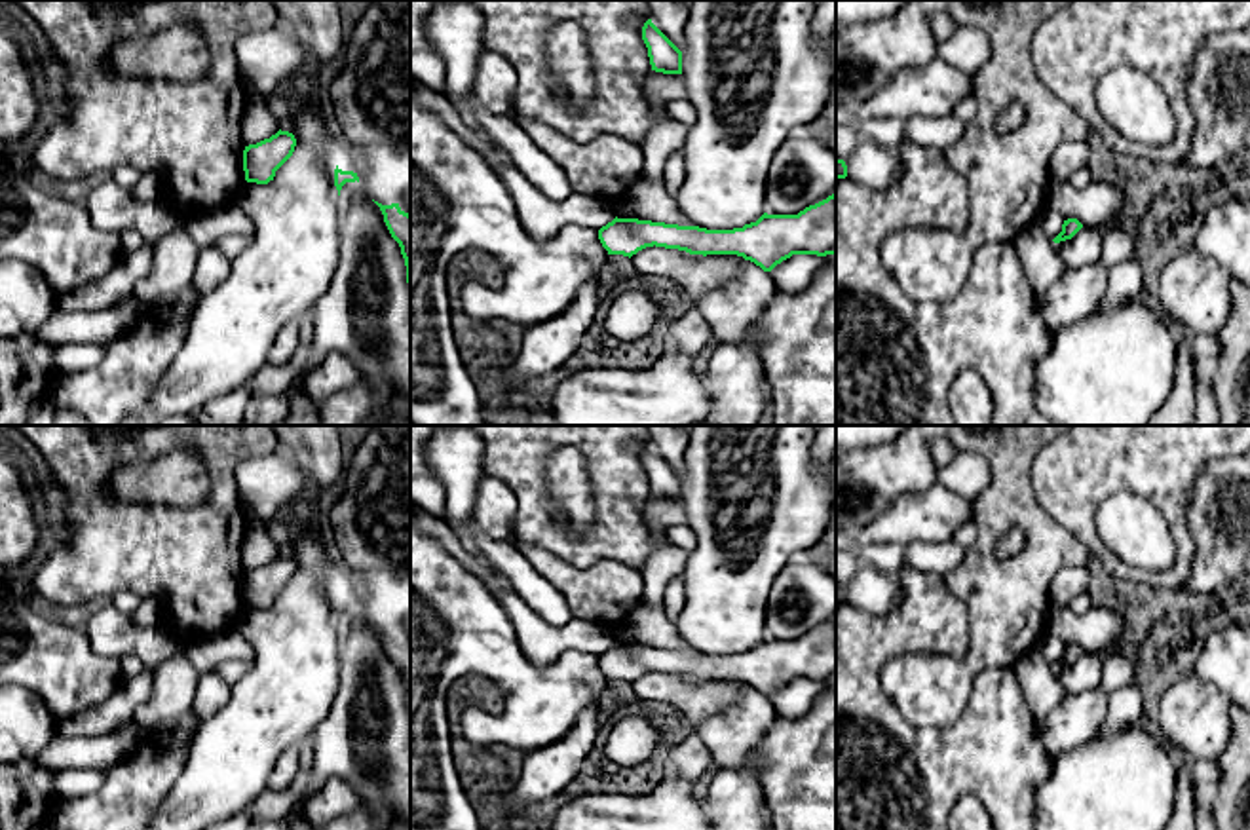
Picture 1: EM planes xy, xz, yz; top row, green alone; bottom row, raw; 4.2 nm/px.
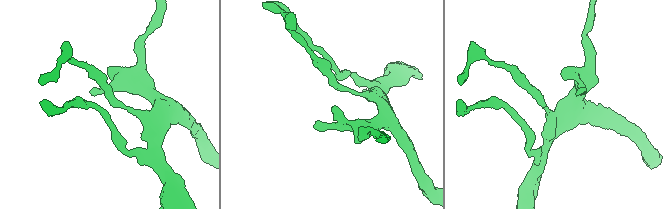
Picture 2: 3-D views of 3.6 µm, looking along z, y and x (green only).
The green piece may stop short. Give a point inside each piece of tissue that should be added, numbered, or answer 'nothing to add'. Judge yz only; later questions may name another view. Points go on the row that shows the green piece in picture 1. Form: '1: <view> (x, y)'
nothing to add

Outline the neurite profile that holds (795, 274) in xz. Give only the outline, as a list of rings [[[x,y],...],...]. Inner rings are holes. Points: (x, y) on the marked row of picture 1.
[[[792,255],[790,258],[777,264],[769,275],[775,289],[785,294],[794,294],[807,289],[813,277],[828,264],[832,255]]]

